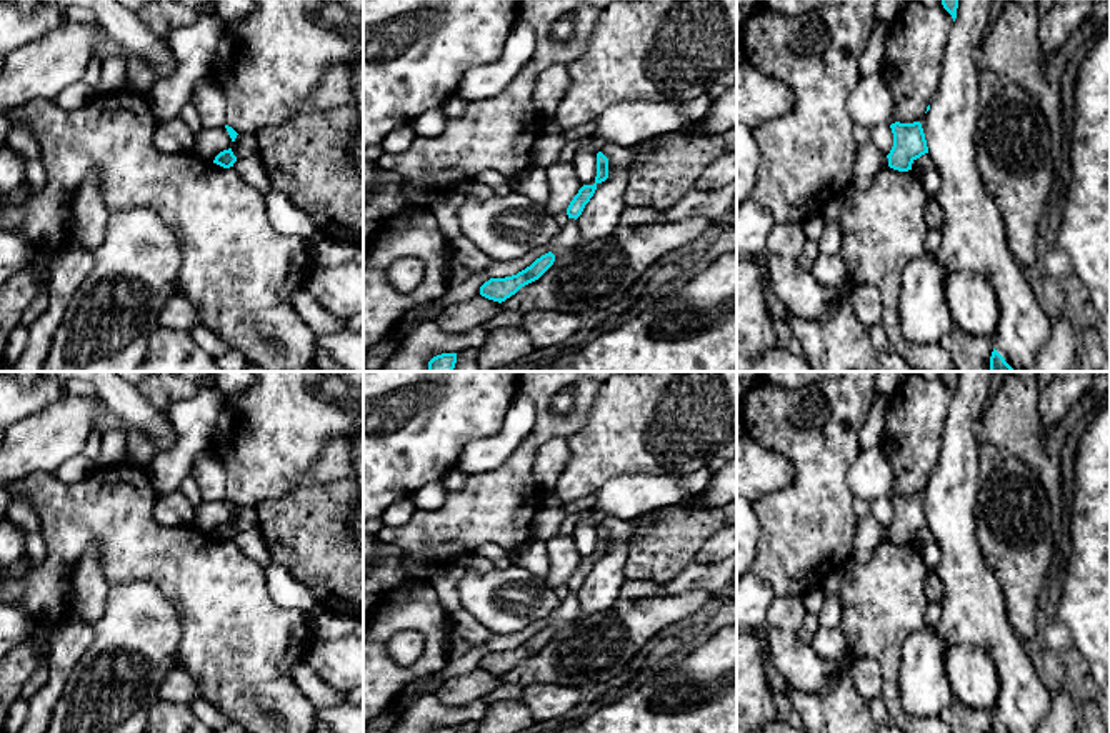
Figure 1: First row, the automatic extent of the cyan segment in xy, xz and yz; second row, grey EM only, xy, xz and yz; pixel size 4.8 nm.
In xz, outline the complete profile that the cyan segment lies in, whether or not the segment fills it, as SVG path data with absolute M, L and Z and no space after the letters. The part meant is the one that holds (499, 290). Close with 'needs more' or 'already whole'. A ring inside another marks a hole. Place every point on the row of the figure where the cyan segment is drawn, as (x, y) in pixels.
M548 252L517 275L505 278L490 278L480 287L480 295L502 303L515 295L522 287L538 280L553 265L553 262L555 255Z | already whole

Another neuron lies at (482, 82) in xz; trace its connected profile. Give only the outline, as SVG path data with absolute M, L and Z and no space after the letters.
M518 22L510 32L502 57L487 65L467 70L455 97L467 103L497 97L535 52L535 33Z

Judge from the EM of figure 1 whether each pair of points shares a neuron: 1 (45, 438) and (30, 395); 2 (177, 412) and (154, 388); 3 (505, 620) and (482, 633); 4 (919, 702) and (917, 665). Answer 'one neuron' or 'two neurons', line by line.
1: two neurons
2: two neurons
3: two neurons
4: one neuron

